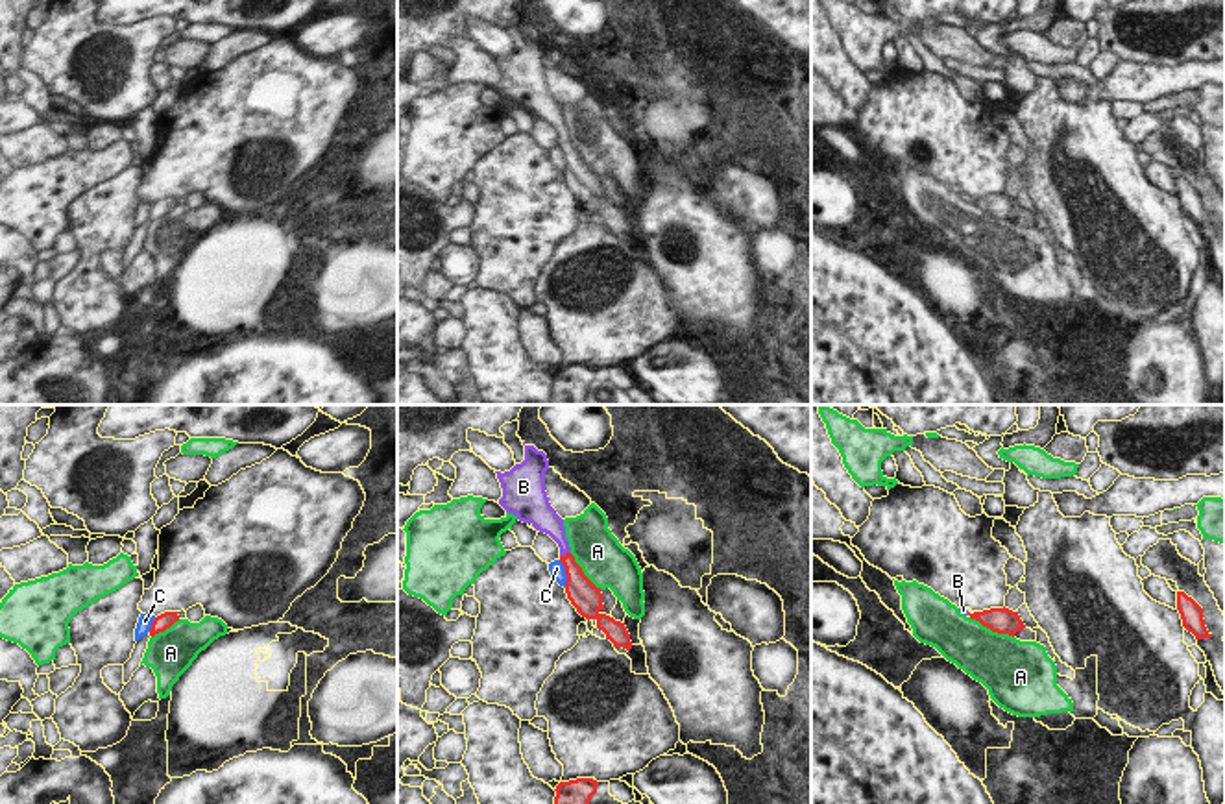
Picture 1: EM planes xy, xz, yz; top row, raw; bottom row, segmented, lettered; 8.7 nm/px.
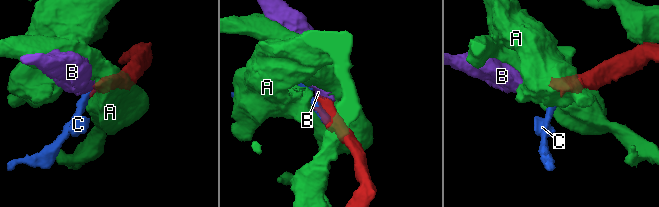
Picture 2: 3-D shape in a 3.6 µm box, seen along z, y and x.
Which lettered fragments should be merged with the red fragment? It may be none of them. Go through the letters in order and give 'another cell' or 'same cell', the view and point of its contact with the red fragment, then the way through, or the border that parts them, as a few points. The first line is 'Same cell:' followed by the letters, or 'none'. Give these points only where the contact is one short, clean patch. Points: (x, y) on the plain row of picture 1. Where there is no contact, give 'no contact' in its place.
Same cell: B
A: another cell | yz (991, 215)
B: same cell | xz (566, 139) | across xz (575, 161), (566, 139), (555, 113)
C: another cell | xz (566, 159)

